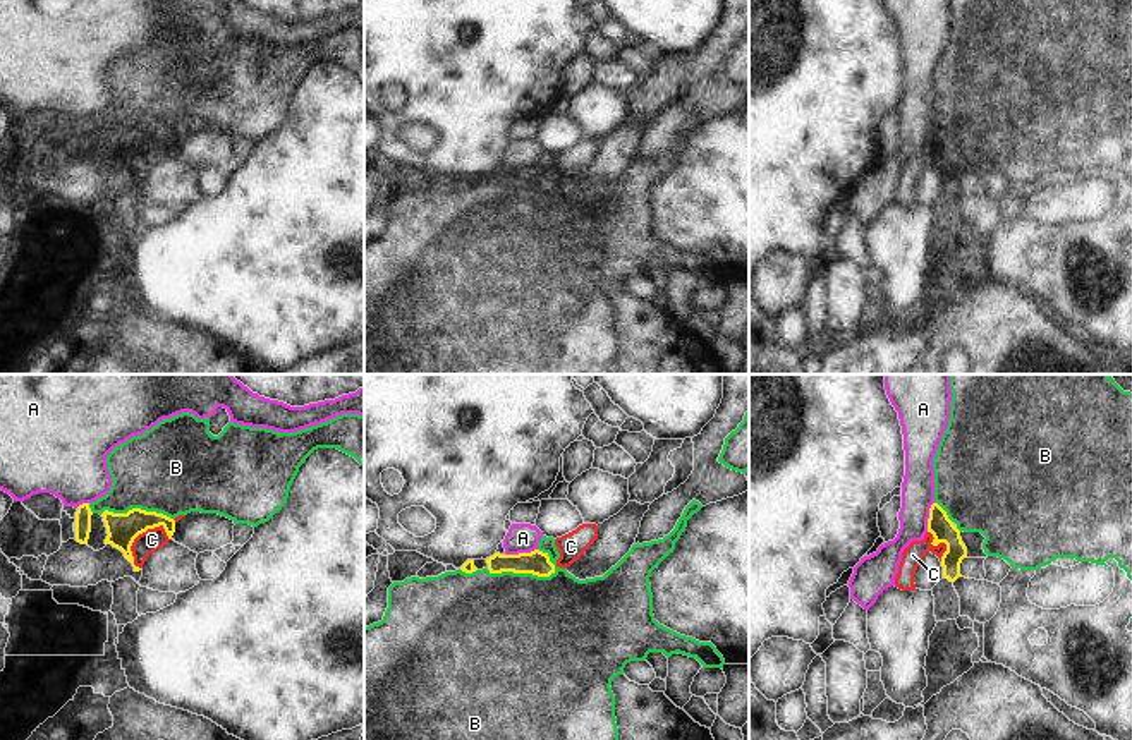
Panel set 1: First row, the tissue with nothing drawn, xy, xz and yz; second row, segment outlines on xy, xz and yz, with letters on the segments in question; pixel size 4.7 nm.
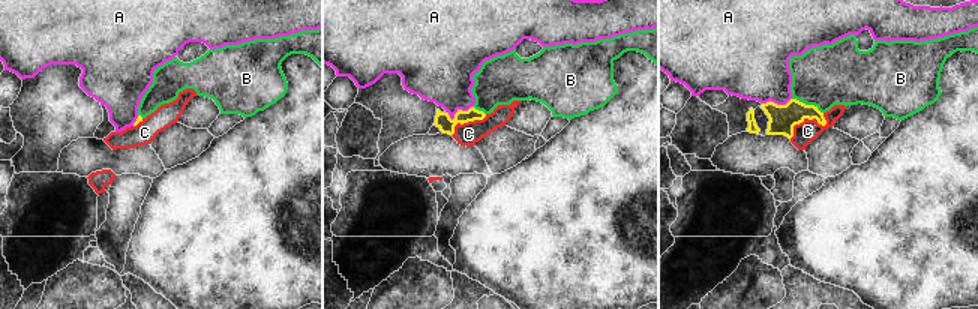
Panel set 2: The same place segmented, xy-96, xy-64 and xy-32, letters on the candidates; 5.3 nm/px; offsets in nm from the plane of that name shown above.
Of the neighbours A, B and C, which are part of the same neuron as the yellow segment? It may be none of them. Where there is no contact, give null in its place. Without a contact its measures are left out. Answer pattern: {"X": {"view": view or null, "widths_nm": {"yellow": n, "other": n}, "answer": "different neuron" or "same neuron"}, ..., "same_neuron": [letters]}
{"A": {"view": "xz", "widths_nm": {"yellow": 120, "other": 140}, "answer": "different neuron"}, "B": {"view": "xz", "widths_nm": {"yellow": 120, "other": 500}, "answer": "same neuron"}, "C": {"view": "xy", "widths_nm": {"yellow": 150, "other": 100}, "answer": "different neuron"}, "same_neuron": ["B"]}

